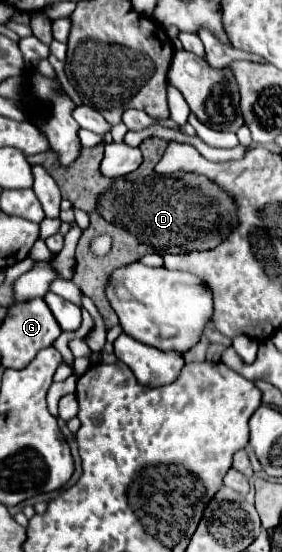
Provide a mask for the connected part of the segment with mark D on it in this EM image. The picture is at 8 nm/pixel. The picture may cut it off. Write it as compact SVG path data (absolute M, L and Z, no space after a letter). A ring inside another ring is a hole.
M153 136L143 140L143 144L139 146L143 152L143 164L123 178L105 178L99 172L99 146L83 148L81 156L71 166L61 166L53 152L27 156L31 164L41 164L53 176L65 200L69 200L75 208L83 208L91 216L91 224L83 230L83 236L79 238L77 244L75 252L77 266L73 282L85 296L93 300L99 314L103 316L107 330L117 324L117 314L113 312L113 308L105 298L105 282L111 270L137 262L145 254L163 256L163 254L211 250L221 240L225 240L225 236L233 230L237 222L233 200L209 178L191 172L157 176L153 168L165 154L167 144L169 142L161 138L155 138L153 142ZM103 232L113 238L113 250L103 258L95 258L87 250L87 244L97 234Z

